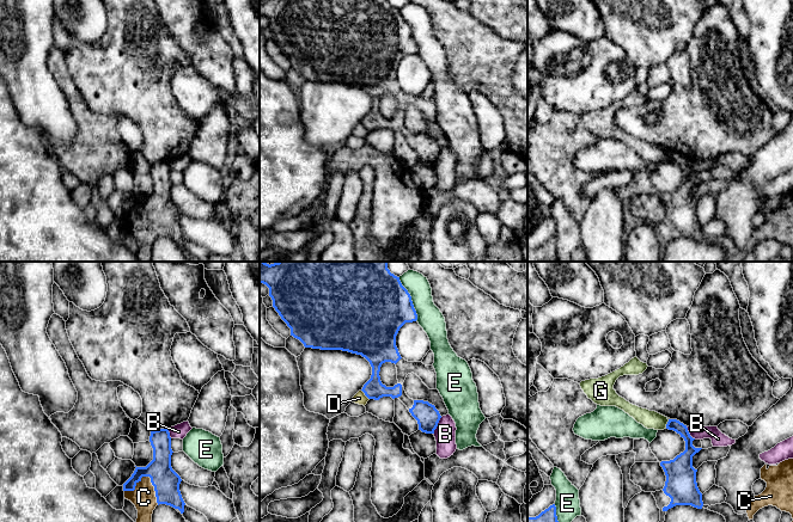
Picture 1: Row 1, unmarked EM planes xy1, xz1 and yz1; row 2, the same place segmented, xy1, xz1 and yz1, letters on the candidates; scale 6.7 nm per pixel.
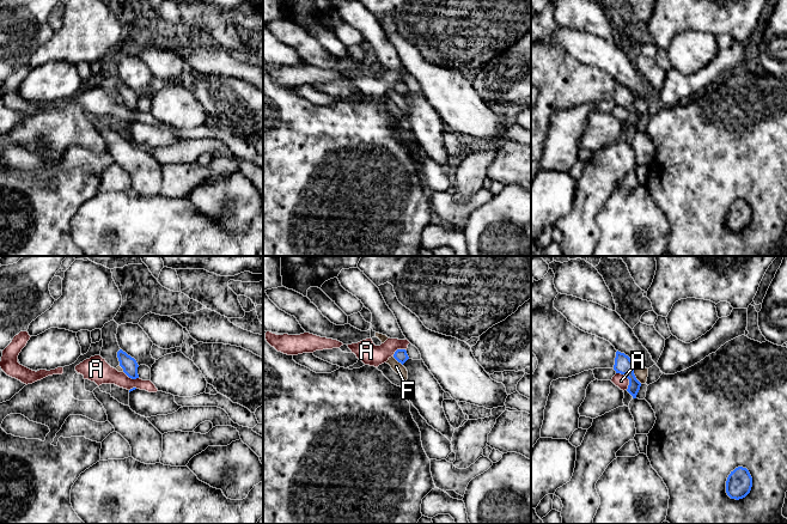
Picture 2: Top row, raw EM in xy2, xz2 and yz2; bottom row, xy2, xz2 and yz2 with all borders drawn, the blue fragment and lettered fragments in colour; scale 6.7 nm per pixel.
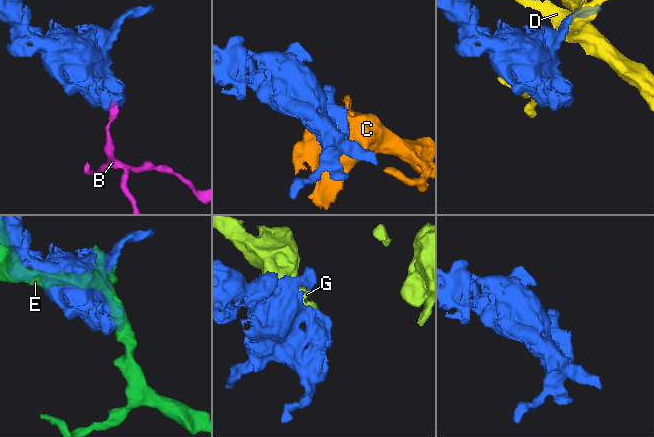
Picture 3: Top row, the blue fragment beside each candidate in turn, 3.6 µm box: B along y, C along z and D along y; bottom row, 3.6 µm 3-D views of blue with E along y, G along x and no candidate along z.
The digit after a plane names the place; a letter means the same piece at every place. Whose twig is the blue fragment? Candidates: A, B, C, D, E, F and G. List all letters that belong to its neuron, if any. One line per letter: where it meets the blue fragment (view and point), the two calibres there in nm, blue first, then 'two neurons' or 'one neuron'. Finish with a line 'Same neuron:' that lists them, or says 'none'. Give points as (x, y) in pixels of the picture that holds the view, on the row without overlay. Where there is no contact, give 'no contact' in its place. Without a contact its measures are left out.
A: yz2 (627, 109) | 120/90 nm | two neurons
B: xz1 (437, 158) | 160/140 nm | two neurons
C: xy1 (148, 208) | 180/160 nm | one neuron
D: xz1 (365, 127) | 140/80 nm | two neurons
E: xz1 (410, 31) | 460/170 nm | two neurons
F: yz2 (634, 107) | 120/90 nm | two neurons
G: yz1 (666, 157) | 80/130 nm | two neurons
Same neuron: C

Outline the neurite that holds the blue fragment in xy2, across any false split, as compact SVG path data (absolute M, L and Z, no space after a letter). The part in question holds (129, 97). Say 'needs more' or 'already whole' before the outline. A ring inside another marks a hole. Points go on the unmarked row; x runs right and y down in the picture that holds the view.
already whole; M120 81L117 84L117 90L120 93L120 98L123 100L123 104L132 111L136 111L139 110L138 106L138 95L134 90L132 90L130 87L128 87L126 84L123 84L122 81Z

